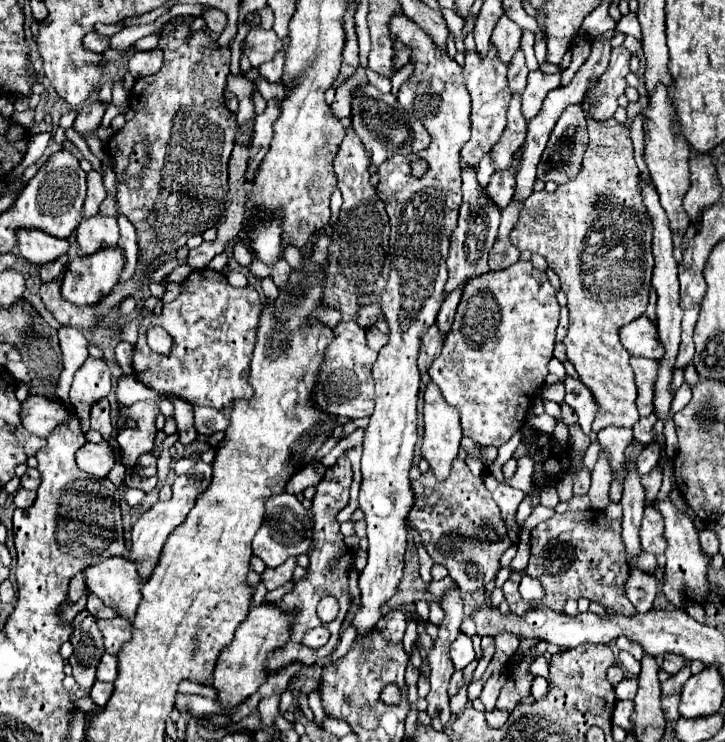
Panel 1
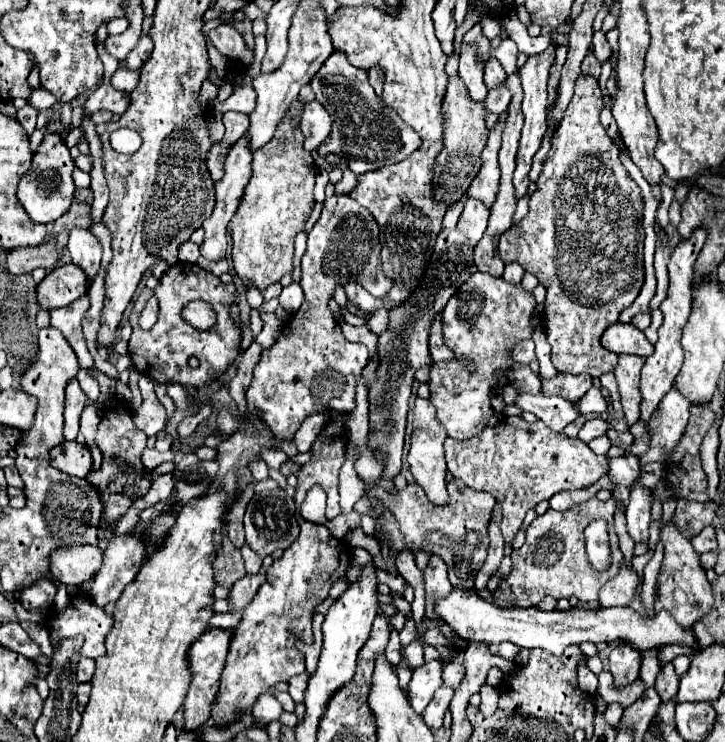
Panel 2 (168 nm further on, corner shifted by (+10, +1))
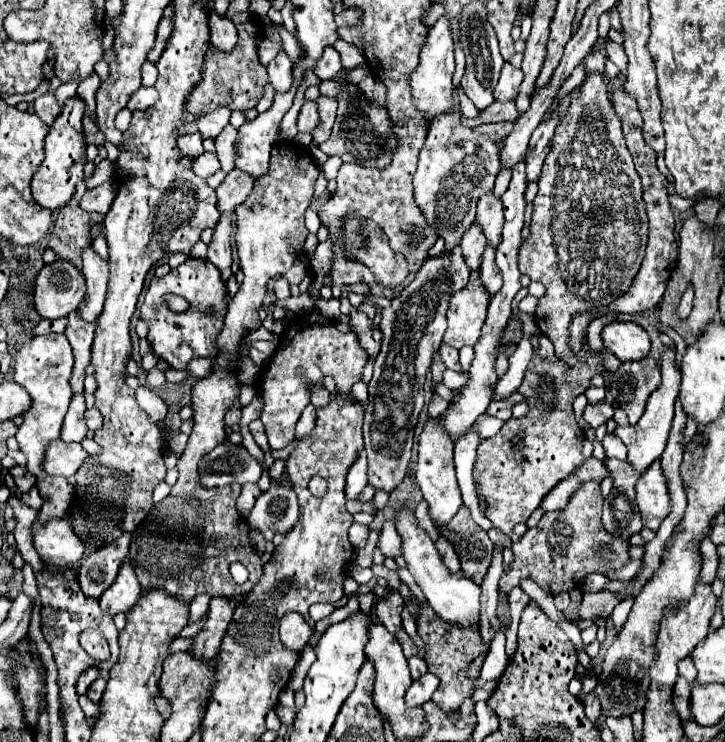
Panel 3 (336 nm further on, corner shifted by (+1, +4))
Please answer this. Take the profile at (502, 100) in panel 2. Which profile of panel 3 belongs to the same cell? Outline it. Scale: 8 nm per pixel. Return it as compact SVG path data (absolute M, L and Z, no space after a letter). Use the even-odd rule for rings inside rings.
M495 100L491 106L487 106L483 110L483 114L477 120L465 120L465 124L475 128L479 124L491 124L491 122L503 122L503 120L515 122L517 118L519 118L519 112L517 112L513 100L509 100L509 102L497 102Z

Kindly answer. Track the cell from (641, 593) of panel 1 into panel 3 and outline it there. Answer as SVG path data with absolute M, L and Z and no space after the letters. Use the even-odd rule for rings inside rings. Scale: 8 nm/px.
M601 590L597 594L583 594L583 602L577 610L579 618L609 618L613 608L619 604L619 594Z

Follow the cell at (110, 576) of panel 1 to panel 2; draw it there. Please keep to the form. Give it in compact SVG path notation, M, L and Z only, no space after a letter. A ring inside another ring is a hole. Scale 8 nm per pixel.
M94 545L58 547L50 553L50 573L64 585L78 585L96 575L102 565L102 551Z

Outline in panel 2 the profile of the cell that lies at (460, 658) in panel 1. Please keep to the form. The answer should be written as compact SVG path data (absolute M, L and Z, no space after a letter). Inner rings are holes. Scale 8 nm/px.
M430 661L412 673L412 679L408 683L408 701L414 711L422 713L430 703L434 691L442 685L442 667L442 661Z

